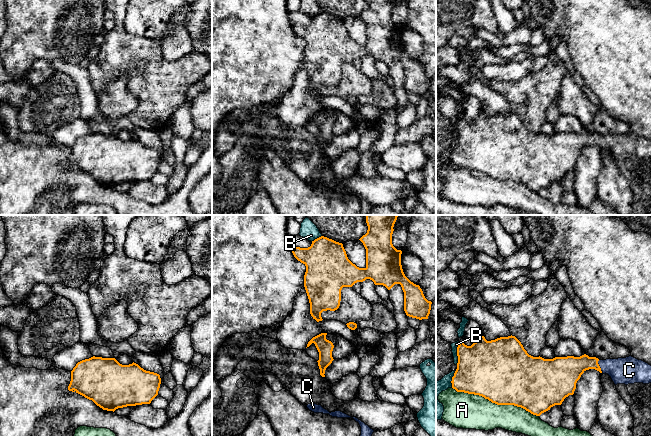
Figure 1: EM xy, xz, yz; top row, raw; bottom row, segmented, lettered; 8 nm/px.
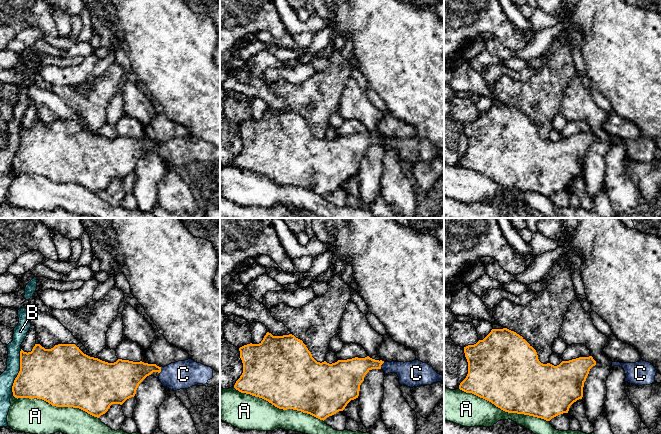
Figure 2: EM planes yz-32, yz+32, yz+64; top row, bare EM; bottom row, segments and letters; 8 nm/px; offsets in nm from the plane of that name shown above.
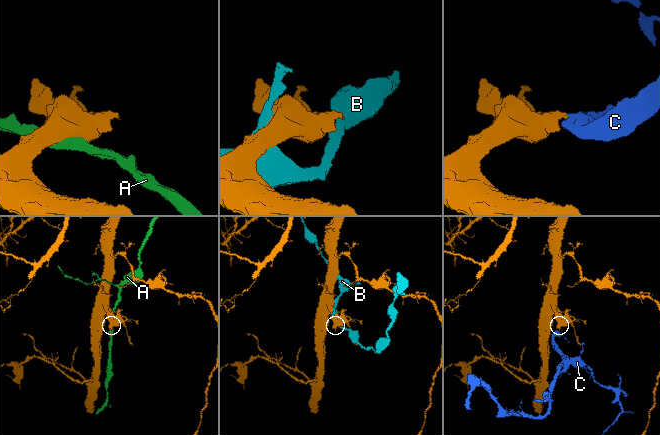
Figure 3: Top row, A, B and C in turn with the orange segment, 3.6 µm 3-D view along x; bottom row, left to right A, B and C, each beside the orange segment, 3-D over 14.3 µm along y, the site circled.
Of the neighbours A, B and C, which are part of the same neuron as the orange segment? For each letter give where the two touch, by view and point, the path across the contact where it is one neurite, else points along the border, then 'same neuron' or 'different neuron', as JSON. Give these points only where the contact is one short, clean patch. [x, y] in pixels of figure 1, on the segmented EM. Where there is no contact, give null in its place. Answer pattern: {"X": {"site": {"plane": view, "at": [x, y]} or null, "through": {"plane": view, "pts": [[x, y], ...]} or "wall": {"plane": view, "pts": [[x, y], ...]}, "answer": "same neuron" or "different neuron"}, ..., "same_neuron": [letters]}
{"A": {"site": {"plane": "yz", "at": [495, 403]}, "answer": "different neuron"}, "B": {"site": {"plane": "yz", "at": [457, 353]}, "answer": "different neuron"}, "C": {"site": {"plane": "yz", "at": [599, 366]}, "through": {"plane": "yz", "pts": [[569, 369], [579, 364], [599, 366], [629, 370]]}, "answer": "same neuron"}, "same_neuron": ["C"]}

